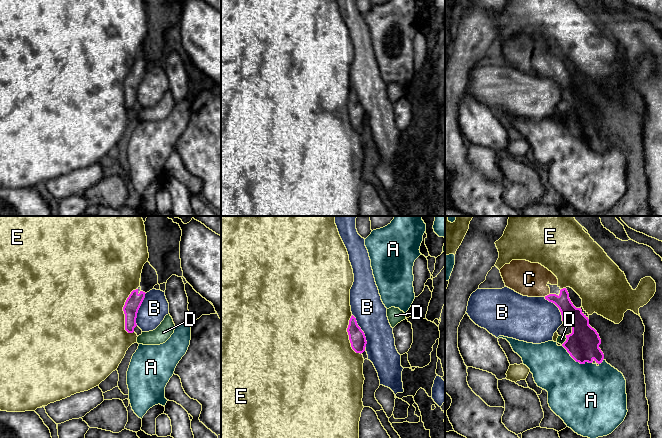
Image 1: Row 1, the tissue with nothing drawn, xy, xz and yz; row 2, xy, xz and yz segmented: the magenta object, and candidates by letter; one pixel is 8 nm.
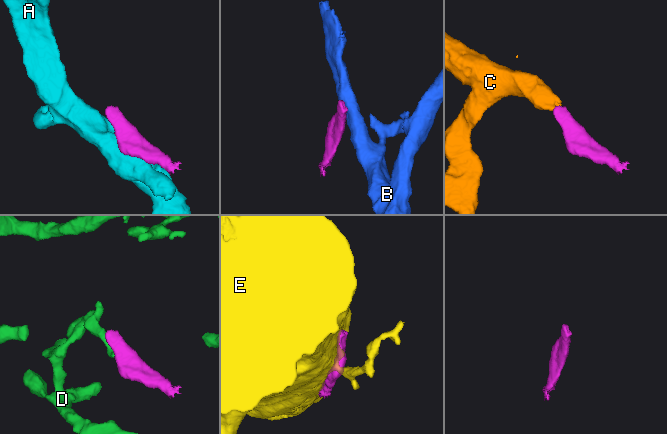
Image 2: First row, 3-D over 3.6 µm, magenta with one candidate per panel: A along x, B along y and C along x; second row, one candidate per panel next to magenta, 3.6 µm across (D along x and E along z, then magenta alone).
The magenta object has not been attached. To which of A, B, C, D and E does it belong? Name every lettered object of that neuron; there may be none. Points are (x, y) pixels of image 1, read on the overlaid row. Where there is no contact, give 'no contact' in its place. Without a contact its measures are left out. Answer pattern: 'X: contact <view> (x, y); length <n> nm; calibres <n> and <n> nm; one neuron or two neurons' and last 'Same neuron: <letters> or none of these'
A: contact yz (576, 361); length 300 nm; calibres 260 and 460 nm; two neurons
B: contact xy (138, 309); length 280 nm; calibres 120 and 220 nm; two neurons
C: contact yz (547, 295); length 50 nm; calibres 150 and 280 nm; one neuron
D: contact yz (566, 340); length 80 nm; calibres 260 and 60 nm; two neurons
E: contact xy (123, 310); length 380 nm; calibres 120 and 500 nm; two neurons
Same neuron: C

